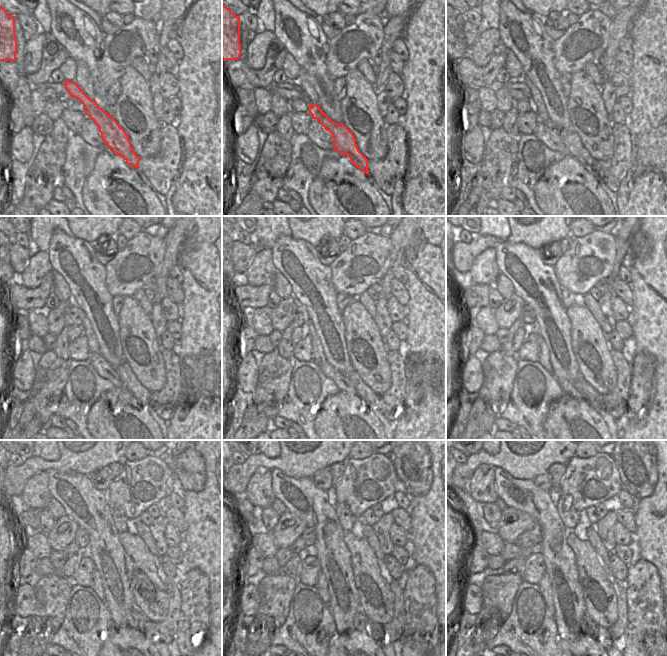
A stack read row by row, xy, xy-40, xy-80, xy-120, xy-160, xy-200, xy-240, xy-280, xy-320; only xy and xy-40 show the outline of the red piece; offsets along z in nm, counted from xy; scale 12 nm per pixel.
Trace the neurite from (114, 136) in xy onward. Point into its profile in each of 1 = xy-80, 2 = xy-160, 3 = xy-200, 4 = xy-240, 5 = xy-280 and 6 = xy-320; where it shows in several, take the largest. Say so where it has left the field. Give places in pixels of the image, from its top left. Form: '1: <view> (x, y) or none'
1: xy-80 (570, 139)
2: xy-160 (371, 399)
3: xy-200 (594, 399)
4: xy-240 (147, 627)
5: xy-280 (376, 631)
6: xy-320 (603, 637)

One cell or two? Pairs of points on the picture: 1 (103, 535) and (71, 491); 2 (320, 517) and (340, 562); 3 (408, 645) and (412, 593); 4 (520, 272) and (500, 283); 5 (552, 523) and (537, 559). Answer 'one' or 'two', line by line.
1: one
2: one
3: one
4: two
5: two

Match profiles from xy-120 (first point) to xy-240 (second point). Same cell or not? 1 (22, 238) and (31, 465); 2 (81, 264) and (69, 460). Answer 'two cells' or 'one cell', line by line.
1: two cells
2: two cells

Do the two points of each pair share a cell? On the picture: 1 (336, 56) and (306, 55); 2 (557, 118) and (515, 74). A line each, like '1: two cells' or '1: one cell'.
1: two cells
2: two cells

